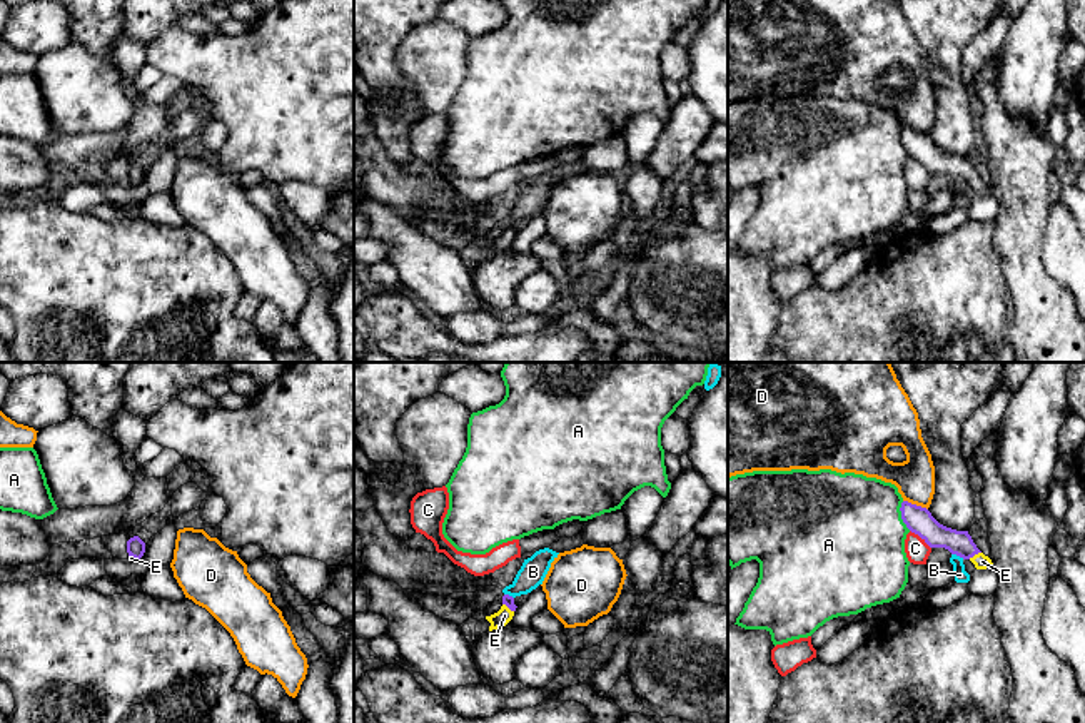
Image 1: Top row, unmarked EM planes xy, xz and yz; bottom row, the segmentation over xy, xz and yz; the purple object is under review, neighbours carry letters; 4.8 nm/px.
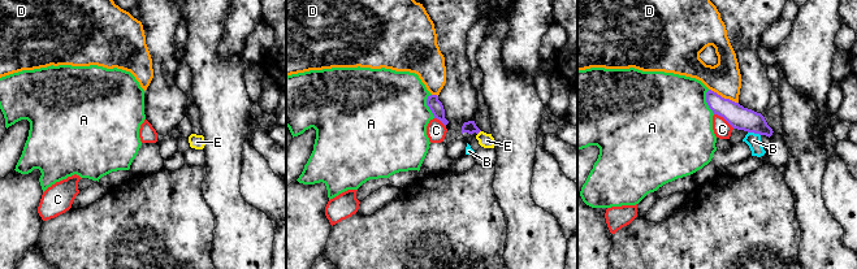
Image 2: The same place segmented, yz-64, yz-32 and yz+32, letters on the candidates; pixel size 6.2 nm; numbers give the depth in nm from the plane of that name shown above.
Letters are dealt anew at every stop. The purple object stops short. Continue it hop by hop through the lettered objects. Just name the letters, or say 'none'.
E

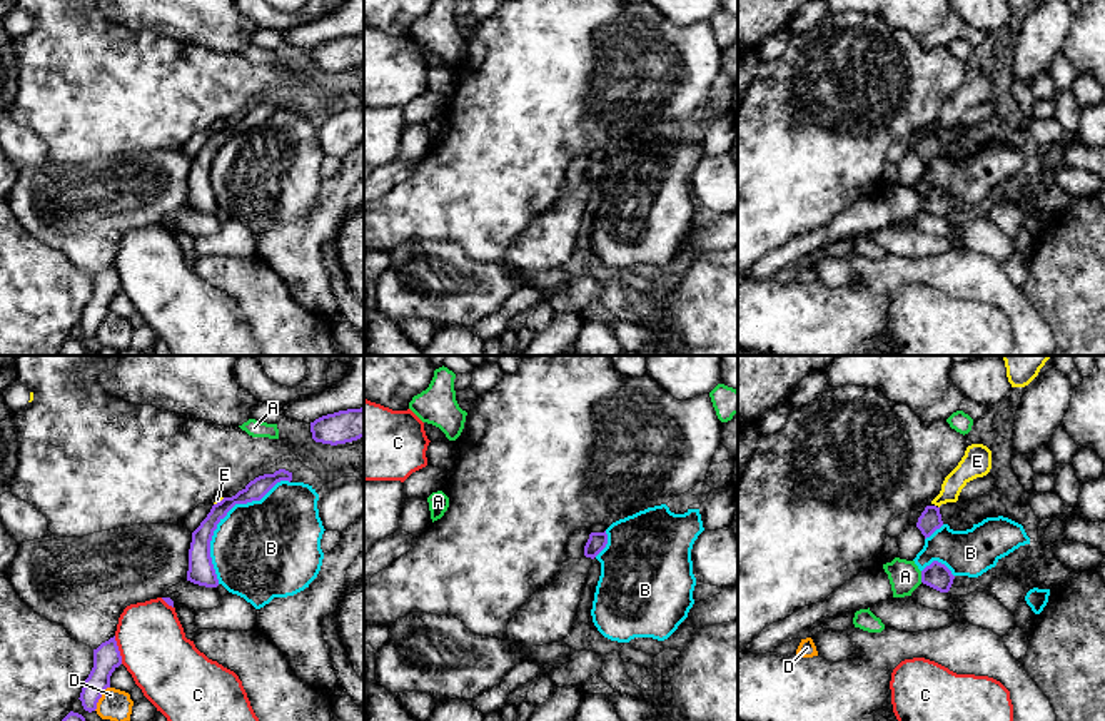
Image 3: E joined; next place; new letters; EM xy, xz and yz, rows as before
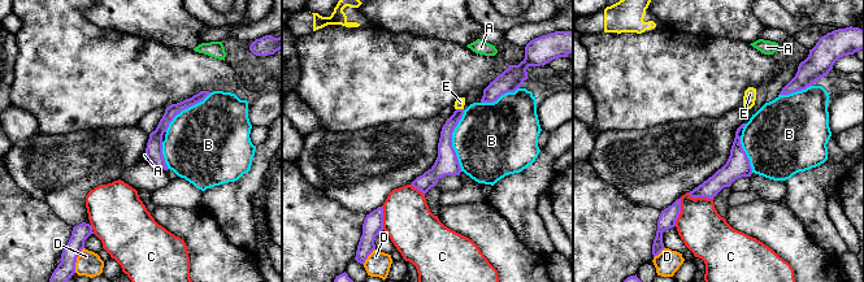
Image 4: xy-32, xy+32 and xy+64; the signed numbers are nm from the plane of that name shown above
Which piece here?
none

